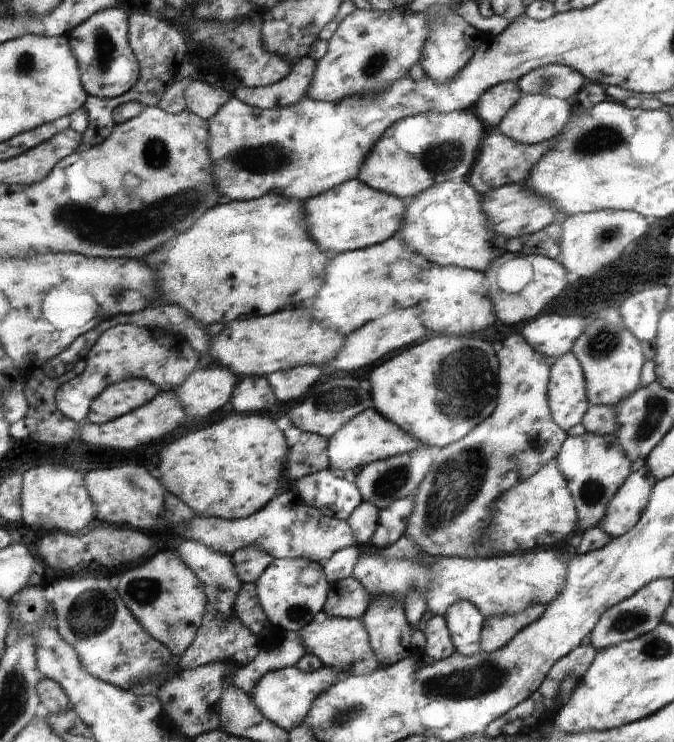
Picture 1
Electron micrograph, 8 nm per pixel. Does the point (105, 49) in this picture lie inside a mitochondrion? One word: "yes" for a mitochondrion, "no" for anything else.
yes

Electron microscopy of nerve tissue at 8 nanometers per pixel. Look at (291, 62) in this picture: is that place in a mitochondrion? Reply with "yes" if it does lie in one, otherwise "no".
no

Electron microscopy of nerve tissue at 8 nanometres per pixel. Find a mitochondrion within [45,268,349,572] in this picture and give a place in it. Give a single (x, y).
(119, 295)

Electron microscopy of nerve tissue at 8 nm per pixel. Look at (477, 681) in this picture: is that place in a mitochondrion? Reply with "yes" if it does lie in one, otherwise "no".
yes

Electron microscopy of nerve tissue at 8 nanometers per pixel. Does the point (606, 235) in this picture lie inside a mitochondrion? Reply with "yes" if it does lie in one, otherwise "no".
yes

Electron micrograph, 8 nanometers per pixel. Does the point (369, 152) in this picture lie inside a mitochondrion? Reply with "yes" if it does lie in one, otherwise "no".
no

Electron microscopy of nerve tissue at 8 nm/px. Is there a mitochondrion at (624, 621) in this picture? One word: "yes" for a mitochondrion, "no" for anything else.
yes

